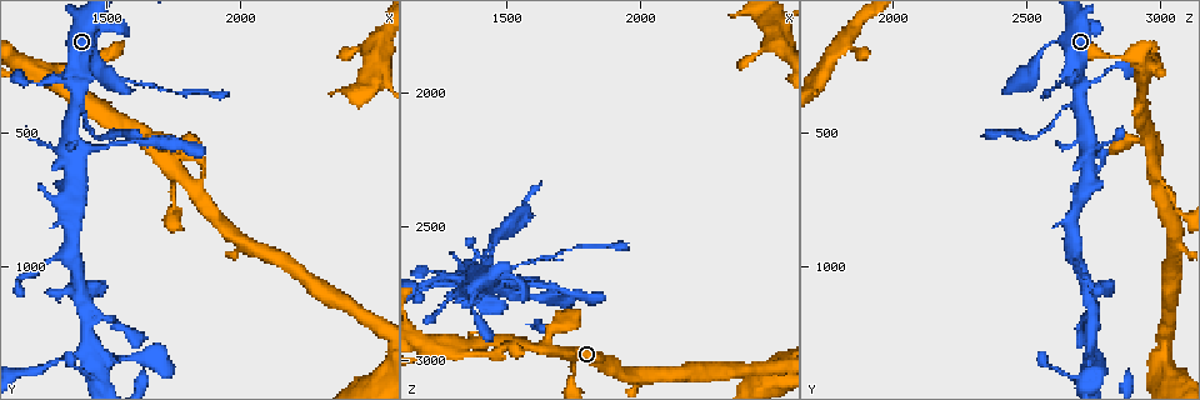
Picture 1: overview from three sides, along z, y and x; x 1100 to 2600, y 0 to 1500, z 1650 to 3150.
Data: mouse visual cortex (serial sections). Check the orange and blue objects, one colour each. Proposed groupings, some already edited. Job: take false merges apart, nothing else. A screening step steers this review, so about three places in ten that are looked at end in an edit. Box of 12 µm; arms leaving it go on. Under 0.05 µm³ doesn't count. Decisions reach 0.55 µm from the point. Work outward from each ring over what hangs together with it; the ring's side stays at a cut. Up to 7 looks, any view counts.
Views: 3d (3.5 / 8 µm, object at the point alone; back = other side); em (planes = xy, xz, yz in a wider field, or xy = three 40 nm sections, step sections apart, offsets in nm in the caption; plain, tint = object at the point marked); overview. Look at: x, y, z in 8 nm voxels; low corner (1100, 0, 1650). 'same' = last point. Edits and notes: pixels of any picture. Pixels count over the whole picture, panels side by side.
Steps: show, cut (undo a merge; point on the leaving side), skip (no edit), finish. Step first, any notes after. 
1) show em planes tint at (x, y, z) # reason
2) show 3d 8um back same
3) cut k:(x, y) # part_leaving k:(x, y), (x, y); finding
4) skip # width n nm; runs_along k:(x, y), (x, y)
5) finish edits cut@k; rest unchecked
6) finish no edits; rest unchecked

show em xy step 1 tint at (1530, 110, 2700) # sudden change in width

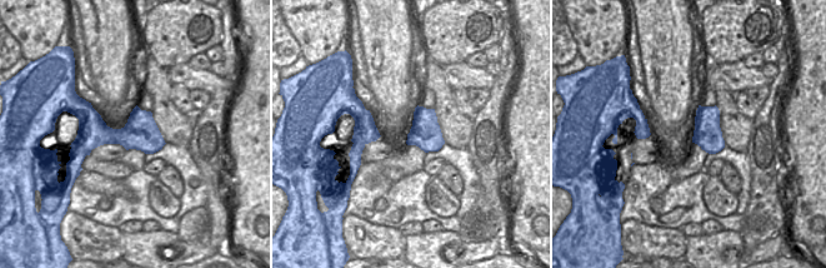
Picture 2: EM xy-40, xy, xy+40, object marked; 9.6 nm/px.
show 3d 3.5um same

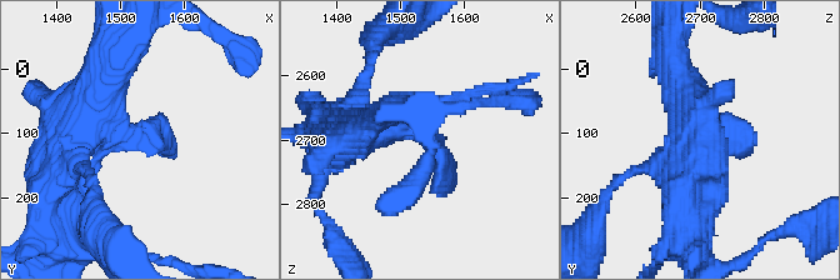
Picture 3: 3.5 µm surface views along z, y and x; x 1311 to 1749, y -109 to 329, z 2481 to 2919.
skip # all the same cell

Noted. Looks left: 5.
show 3d 3.5um back at (1200, 250, 2980) # a fork

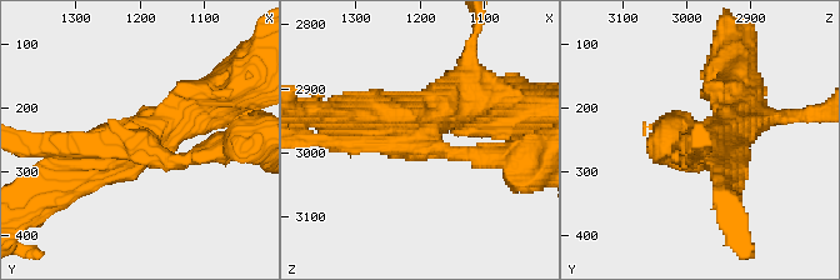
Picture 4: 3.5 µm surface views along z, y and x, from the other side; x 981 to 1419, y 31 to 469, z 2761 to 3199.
show em planes tint at (1195, 255, 2980) # arms 3; arm_widths 200, 450, 450 nm

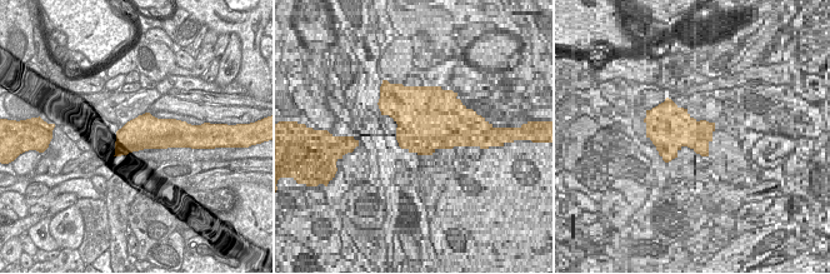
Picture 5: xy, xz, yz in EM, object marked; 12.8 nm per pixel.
cut 4:(490, 148) # a second cell is stuck on

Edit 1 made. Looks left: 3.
show 3d 3.5um at (1790, 670, 2980) # small branch off a trunk

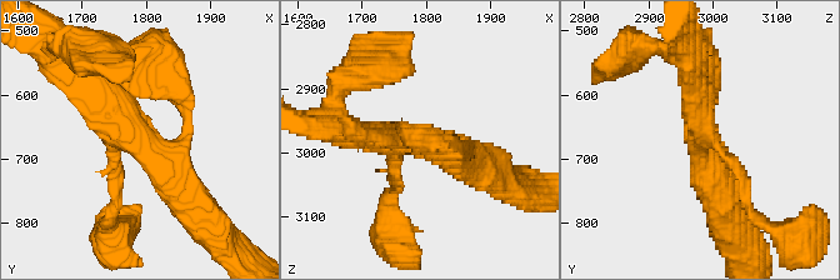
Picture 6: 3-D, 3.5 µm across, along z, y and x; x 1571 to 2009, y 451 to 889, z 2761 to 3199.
show em xy step 5 tint at (1795, 660, 2985) # now the EM

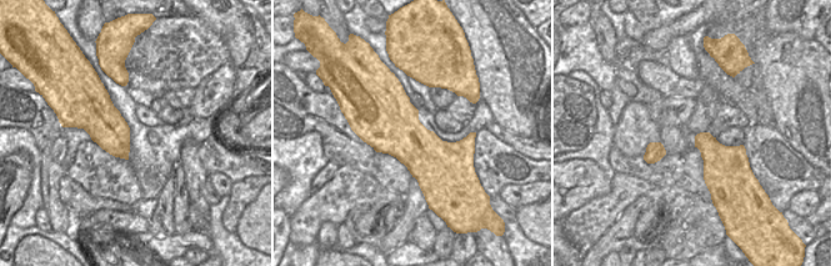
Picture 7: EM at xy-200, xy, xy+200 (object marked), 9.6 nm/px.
skip # width 600 nm; runs_along 6:(138, 63), (123, 116), (191, 200); continuous, no second cell

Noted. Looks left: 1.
finish edits cut@4; rest unchecked

